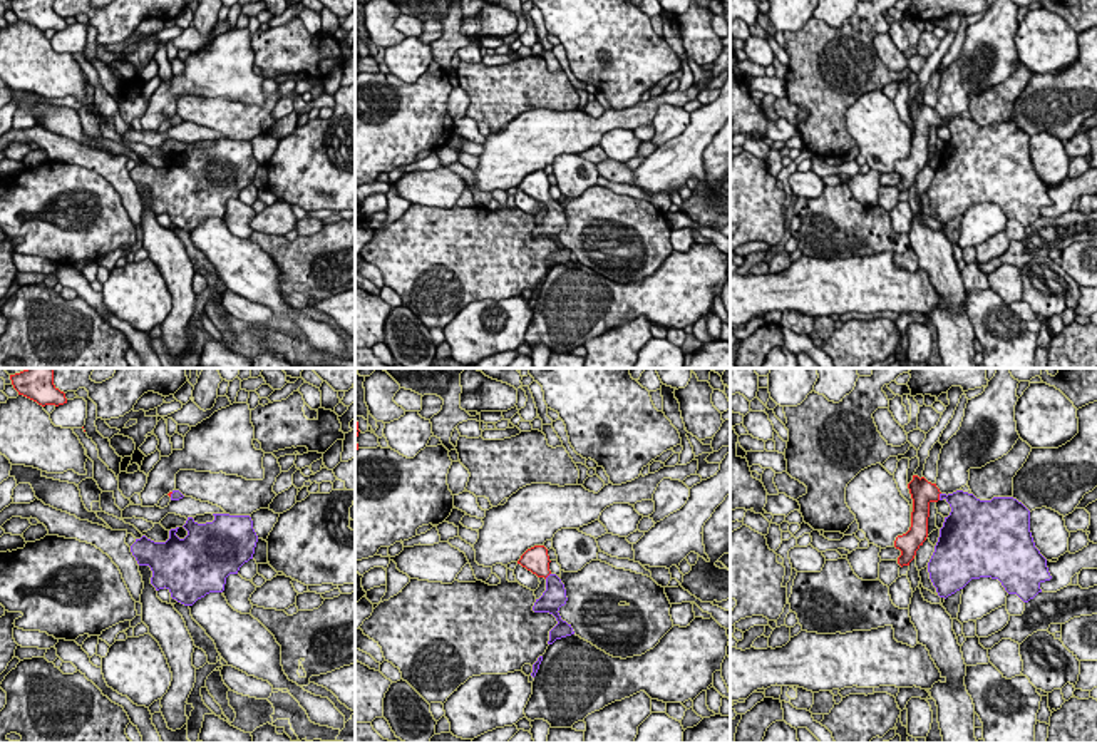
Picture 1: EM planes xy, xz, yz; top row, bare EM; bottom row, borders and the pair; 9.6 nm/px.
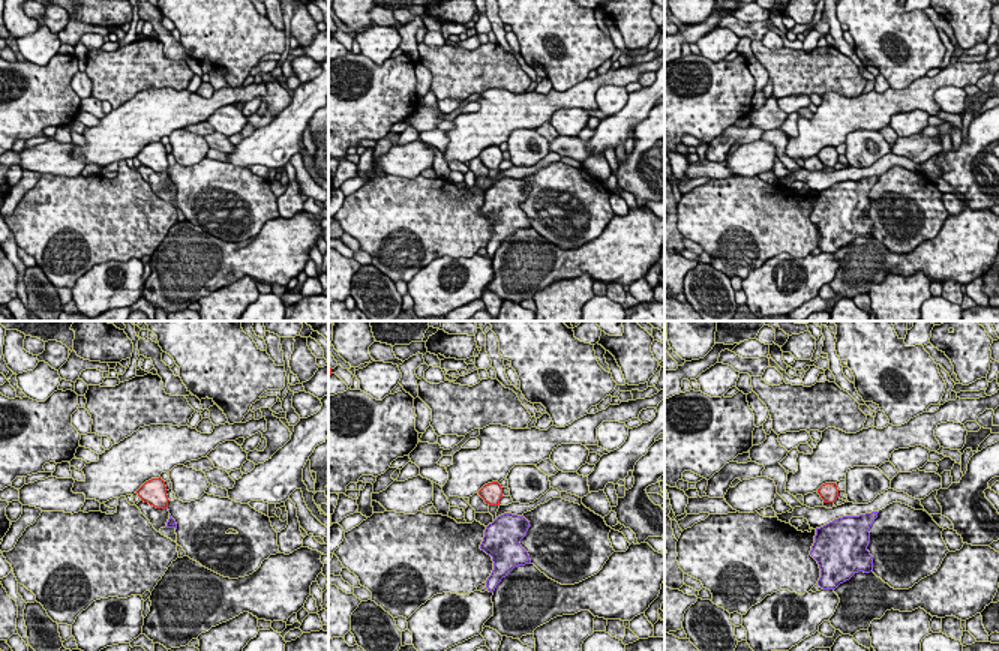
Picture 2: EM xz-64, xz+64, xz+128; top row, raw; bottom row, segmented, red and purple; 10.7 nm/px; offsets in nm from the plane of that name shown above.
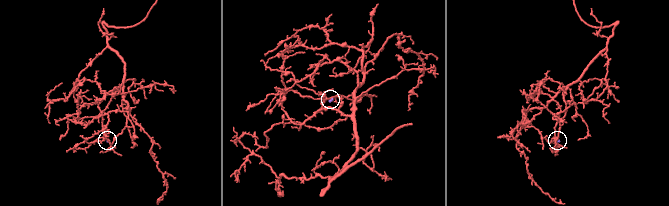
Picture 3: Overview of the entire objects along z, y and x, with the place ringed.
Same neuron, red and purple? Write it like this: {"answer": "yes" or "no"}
{"answer": "yes"}

